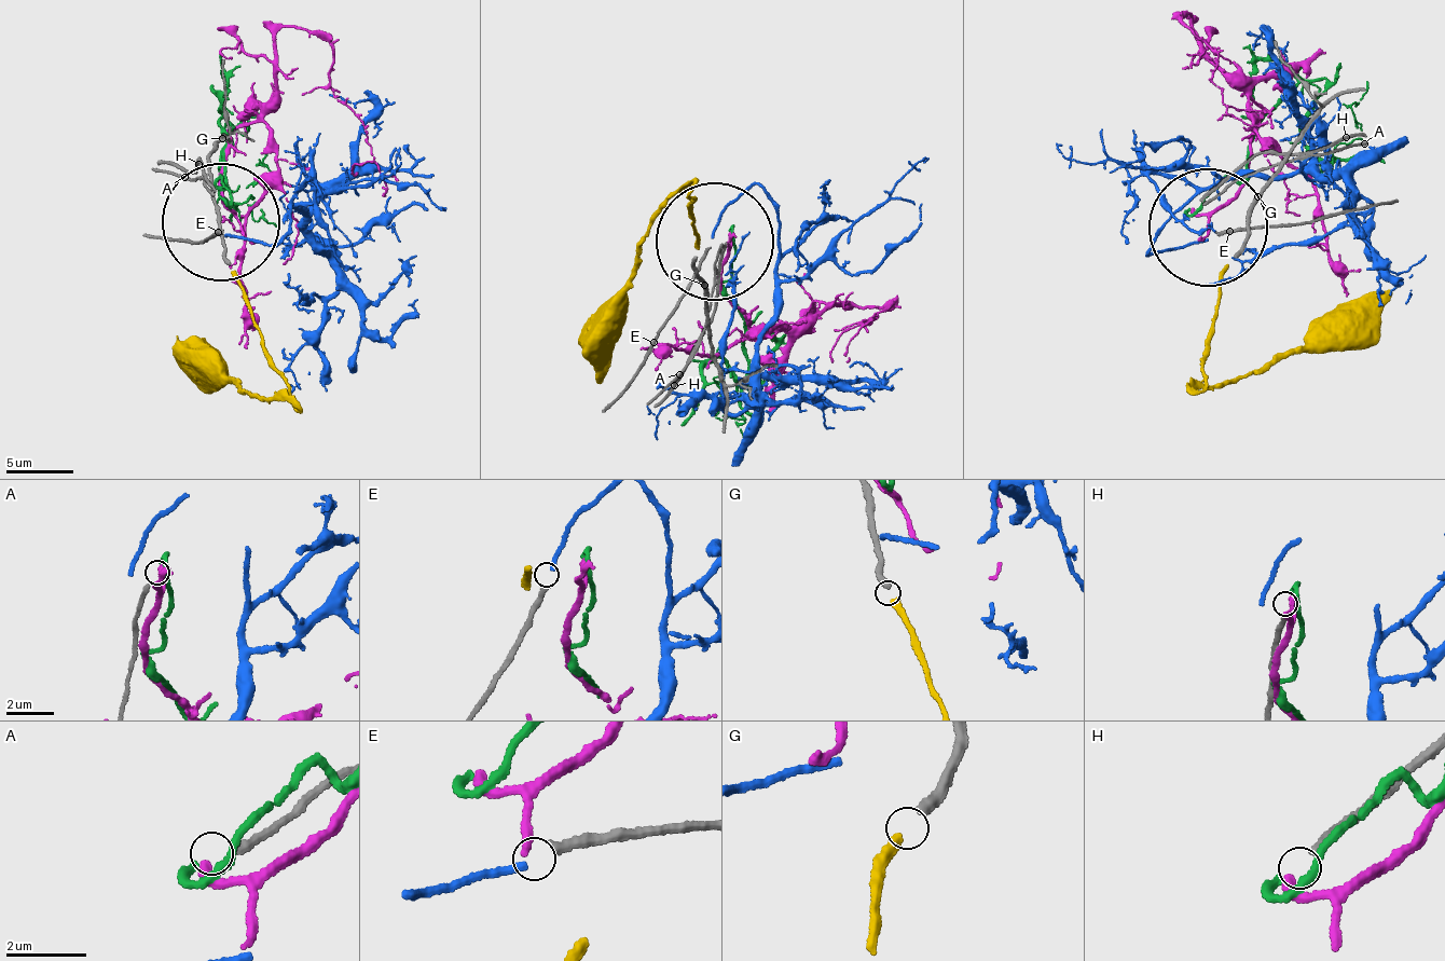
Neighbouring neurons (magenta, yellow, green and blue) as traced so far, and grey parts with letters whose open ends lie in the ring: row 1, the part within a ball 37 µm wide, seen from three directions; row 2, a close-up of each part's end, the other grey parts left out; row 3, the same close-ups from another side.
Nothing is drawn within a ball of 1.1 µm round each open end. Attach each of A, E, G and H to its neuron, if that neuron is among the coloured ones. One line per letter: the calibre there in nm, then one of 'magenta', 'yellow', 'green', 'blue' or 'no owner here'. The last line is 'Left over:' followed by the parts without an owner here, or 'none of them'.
A: 190 nm | green
E: 240 nm | no owner here
G: 280 nm | yellow
H: 200 nm | magenta
Left over: E

